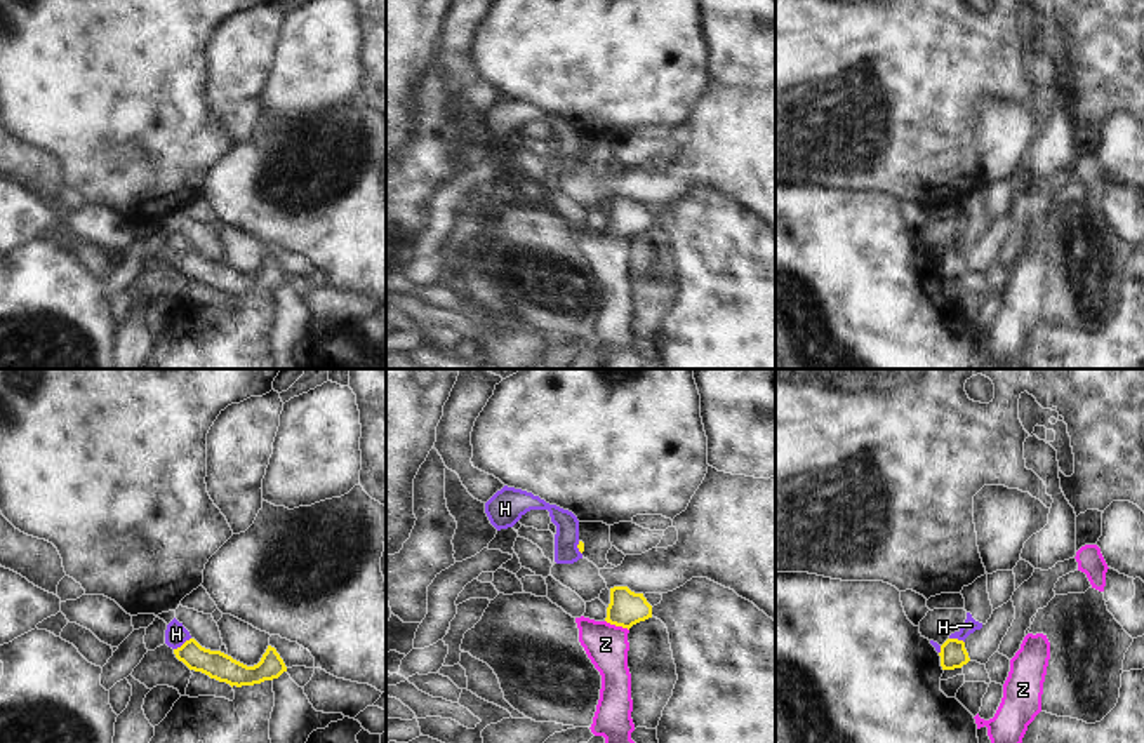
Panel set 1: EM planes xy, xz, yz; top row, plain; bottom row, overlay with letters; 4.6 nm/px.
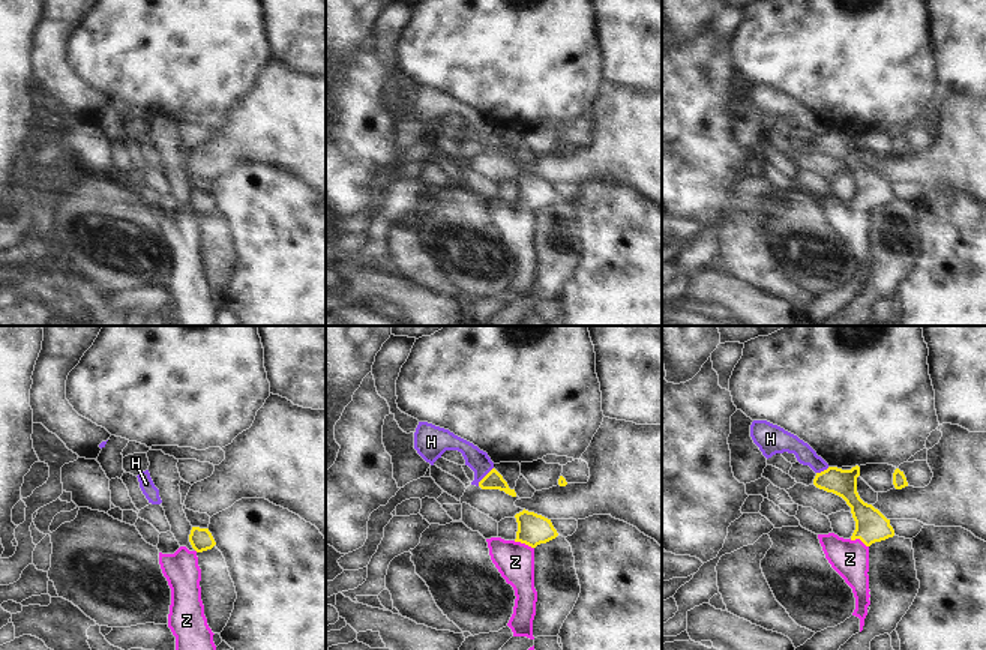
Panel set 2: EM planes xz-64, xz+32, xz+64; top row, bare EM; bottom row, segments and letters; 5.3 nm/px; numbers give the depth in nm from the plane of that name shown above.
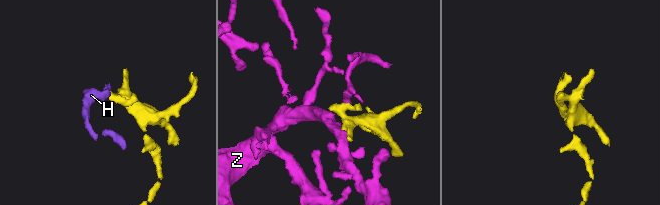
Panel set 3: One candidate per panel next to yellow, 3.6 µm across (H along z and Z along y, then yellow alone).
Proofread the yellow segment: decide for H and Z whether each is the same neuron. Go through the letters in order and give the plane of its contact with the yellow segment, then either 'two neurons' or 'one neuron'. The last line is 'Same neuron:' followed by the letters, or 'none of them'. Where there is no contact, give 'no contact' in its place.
H: meets yellow in xy; two neurons
Z: meets yellow in xz; one neuron
Same neuron: Z

